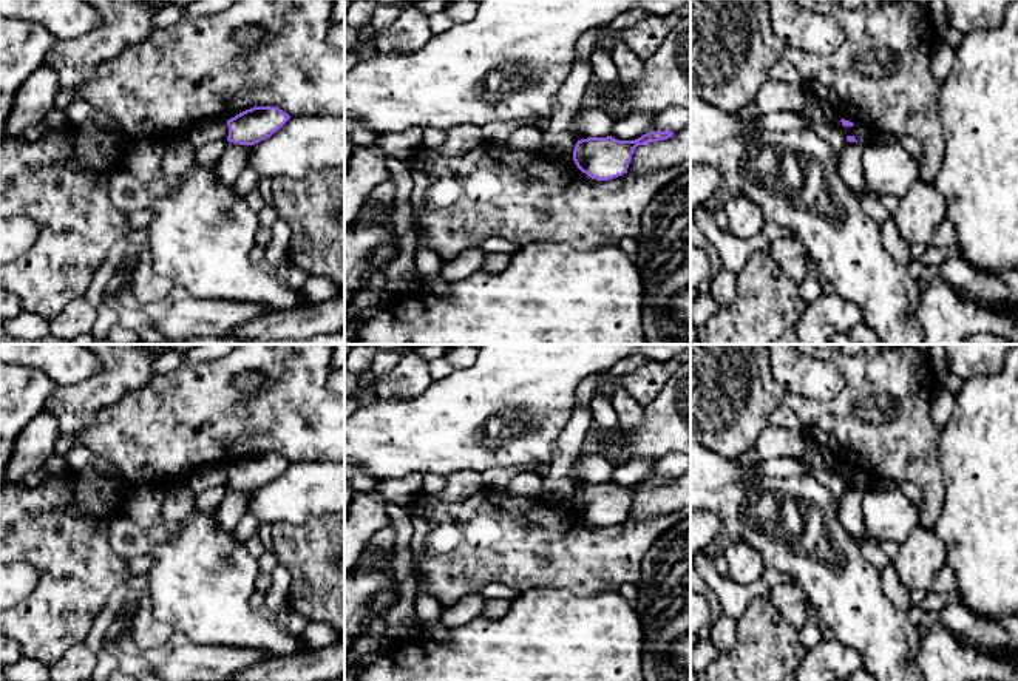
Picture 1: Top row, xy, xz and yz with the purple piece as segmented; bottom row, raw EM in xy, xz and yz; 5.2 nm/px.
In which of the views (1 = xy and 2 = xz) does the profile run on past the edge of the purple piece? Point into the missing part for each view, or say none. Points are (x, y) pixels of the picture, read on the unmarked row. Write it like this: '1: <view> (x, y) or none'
1: none
2: none

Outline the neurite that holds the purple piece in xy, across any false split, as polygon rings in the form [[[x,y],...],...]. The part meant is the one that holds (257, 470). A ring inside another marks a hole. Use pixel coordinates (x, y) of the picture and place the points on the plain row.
[[[253,452],[227,466],[227,486],[255,491],[277,479],[290,462],[277,452]]]

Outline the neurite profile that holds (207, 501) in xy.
[[[221,485],[221,486],[202,491],[202,493],[196,493],[195,507],[204,513],[215,511],[215,508],[221,503],[227,490],[229,490],[227,485]]]

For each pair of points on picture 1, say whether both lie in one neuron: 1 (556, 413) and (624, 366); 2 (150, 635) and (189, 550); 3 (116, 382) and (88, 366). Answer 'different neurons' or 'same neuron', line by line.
1: different neurons
2: different neurons
3: different neurons

